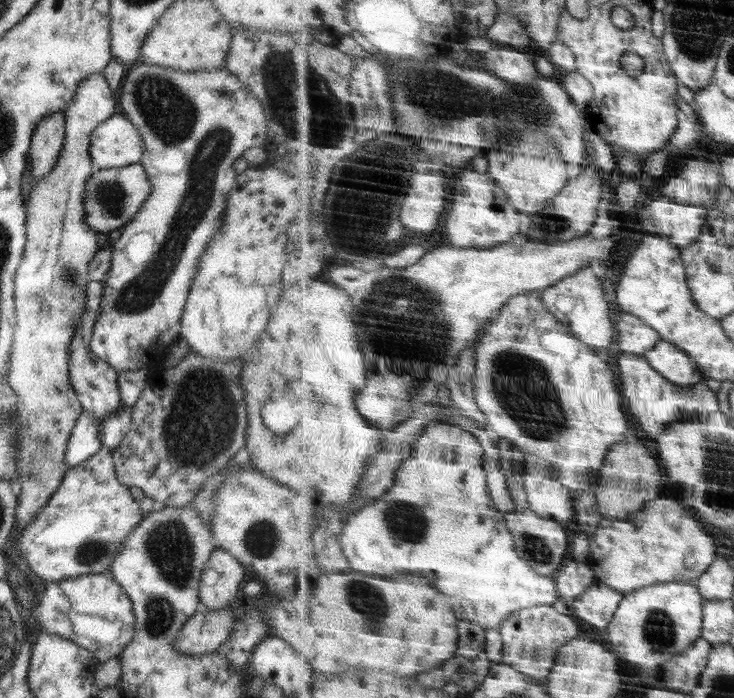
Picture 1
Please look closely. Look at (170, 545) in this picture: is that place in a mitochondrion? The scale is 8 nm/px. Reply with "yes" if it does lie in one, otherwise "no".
yes

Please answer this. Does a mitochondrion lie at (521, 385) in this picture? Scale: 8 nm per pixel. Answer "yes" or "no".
yes

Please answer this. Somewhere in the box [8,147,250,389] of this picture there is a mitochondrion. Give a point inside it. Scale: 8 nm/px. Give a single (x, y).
(109, 195)

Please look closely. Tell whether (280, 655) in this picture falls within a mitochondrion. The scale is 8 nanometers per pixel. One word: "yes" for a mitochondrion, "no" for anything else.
no

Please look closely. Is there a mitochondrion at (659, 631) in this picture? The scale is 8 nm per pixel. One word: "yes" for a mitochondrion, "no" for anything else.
yes

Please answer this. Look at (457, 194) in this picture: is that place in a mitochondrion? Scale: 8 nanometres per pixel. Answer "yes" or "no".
no

